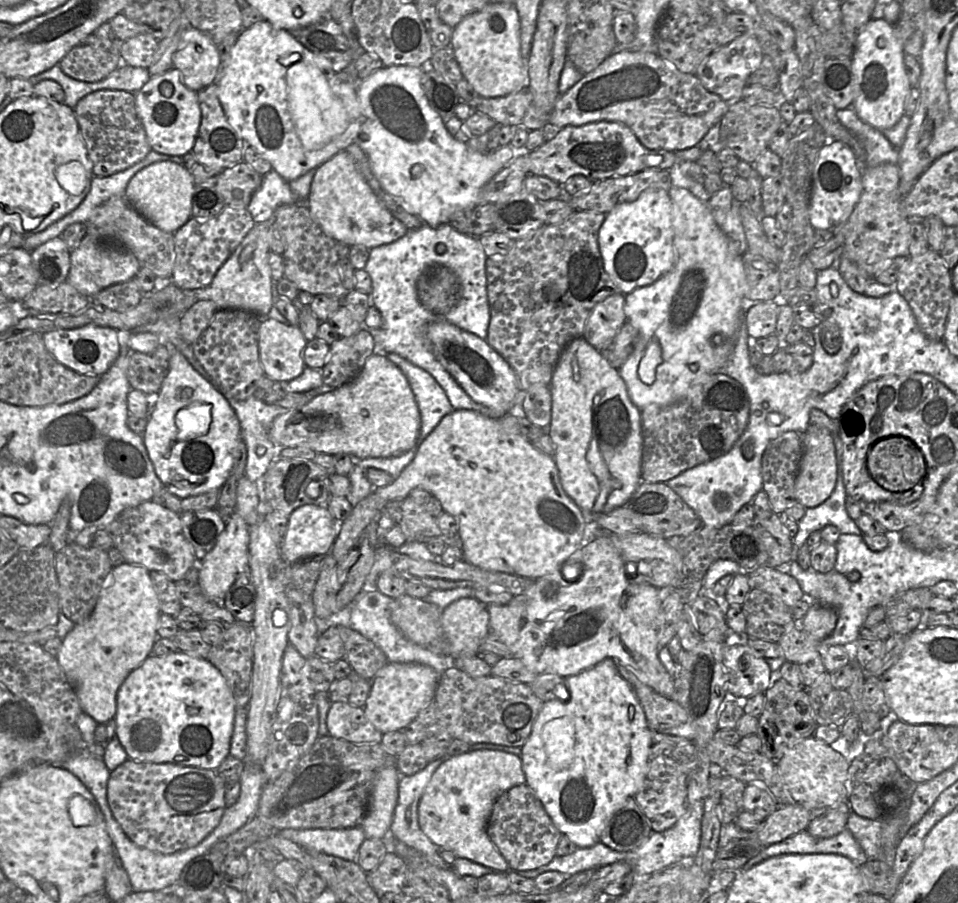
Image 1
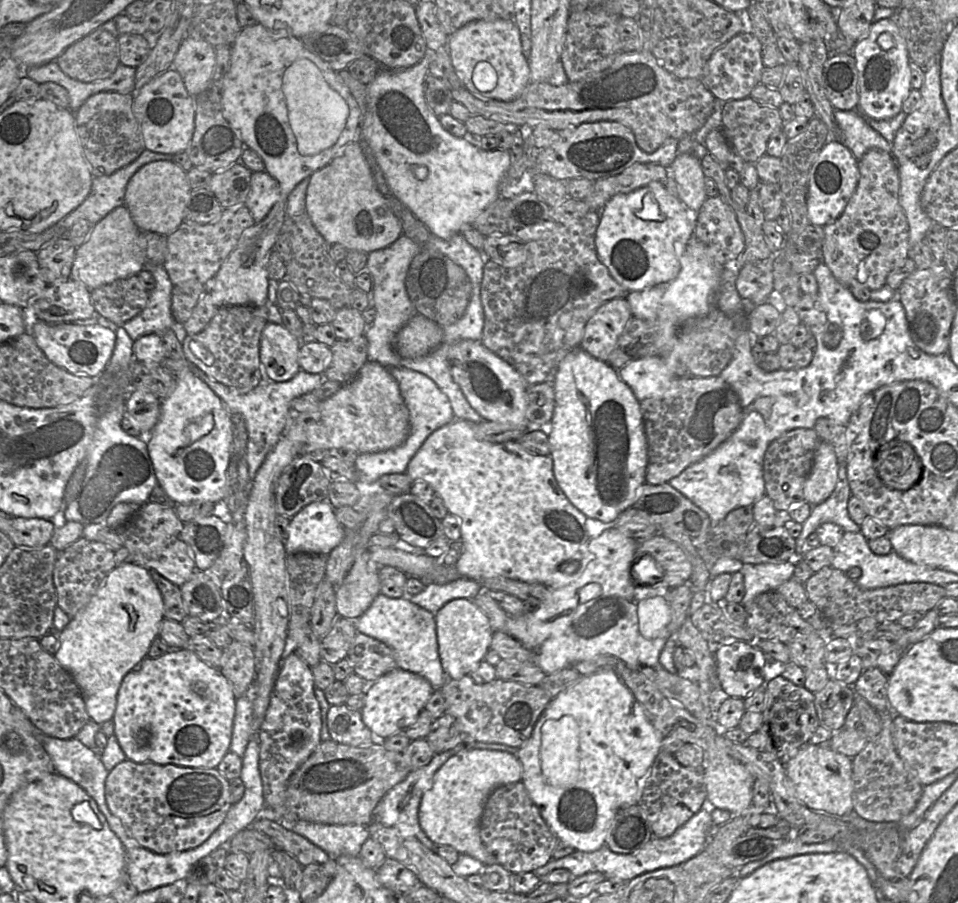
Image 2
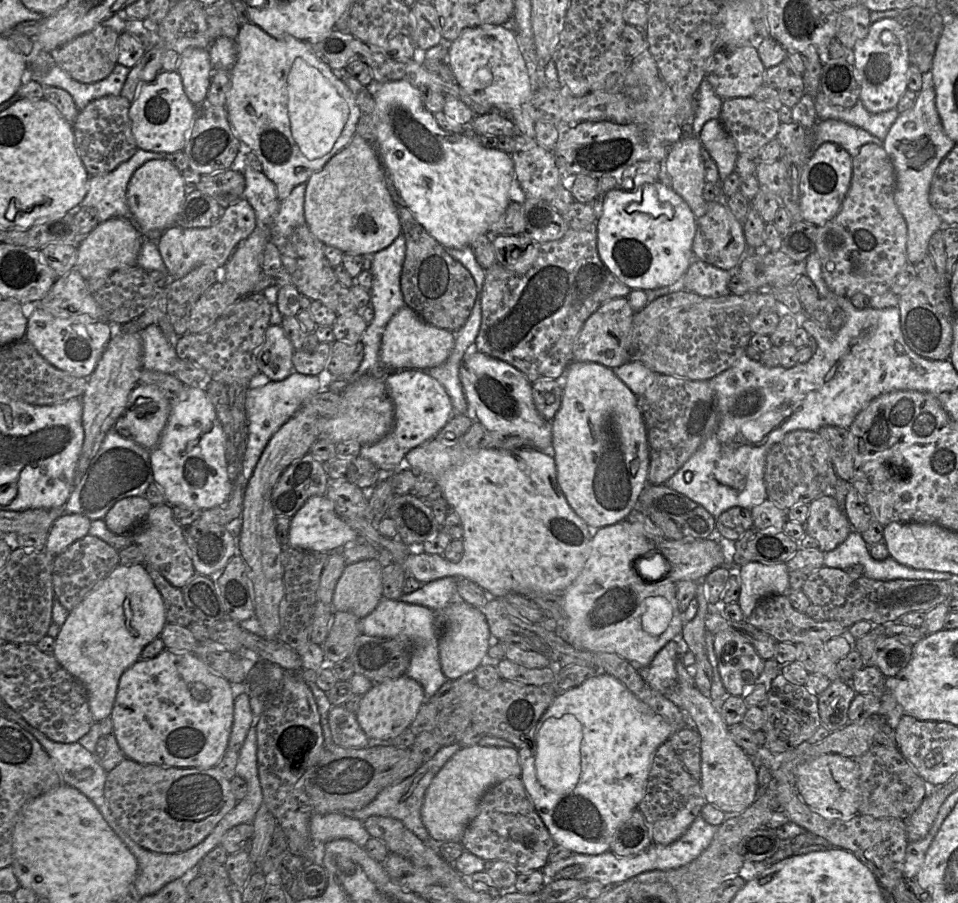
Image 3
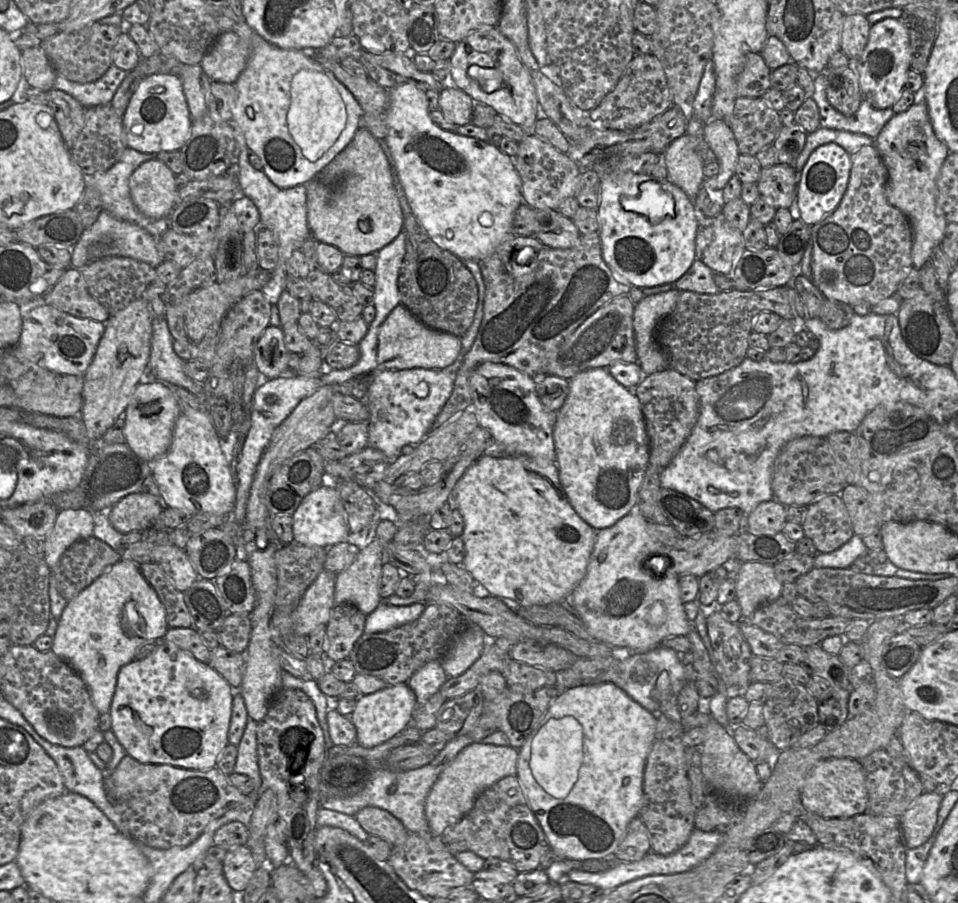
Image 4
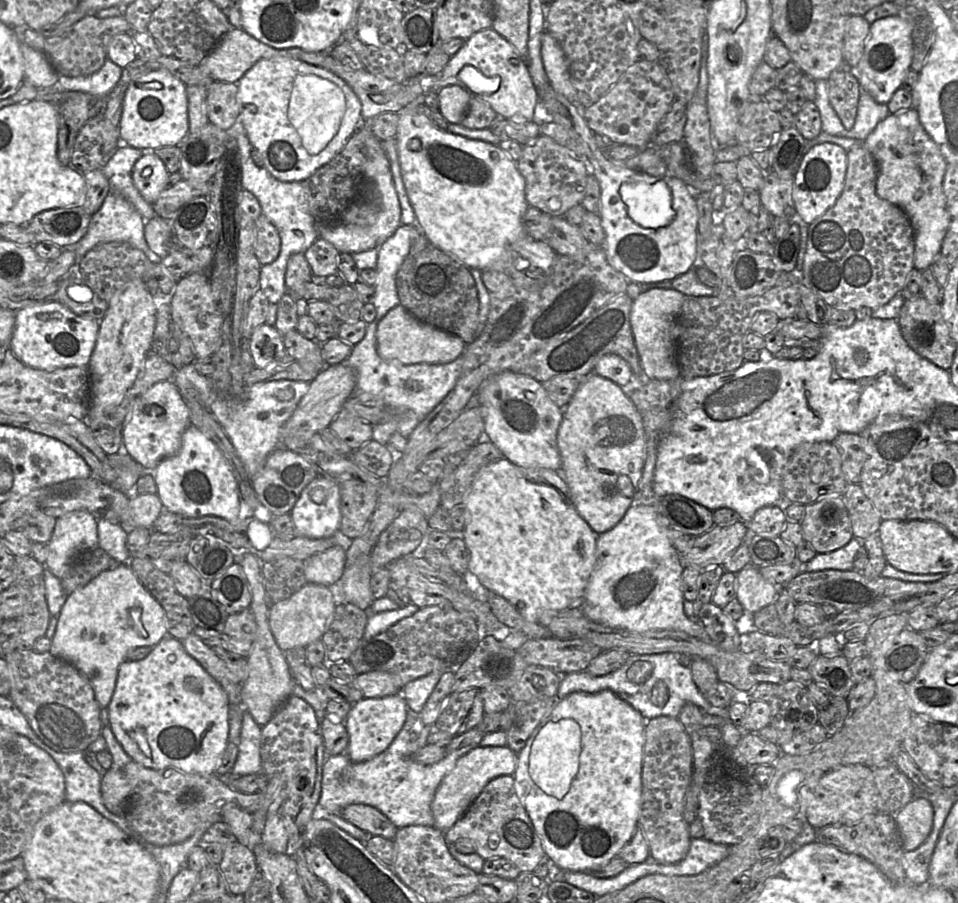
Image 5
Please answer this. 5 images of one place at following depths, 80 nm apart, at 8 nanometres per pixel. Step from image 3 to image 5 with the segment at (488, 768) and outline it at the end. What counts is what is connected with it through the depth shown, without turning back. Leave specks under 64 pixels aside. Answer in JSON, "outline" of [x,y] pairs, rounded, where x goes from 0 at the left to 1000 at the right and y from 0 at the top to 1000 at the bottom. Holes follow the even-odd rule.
{"outline":[[[499,826],[481,837],[474,852],[463,860],[454,878],[450,890],[453,916],[462,922],[468,920],[514,863],[521,859],[535,858],[540,846],[541,835],[530,826]]]}

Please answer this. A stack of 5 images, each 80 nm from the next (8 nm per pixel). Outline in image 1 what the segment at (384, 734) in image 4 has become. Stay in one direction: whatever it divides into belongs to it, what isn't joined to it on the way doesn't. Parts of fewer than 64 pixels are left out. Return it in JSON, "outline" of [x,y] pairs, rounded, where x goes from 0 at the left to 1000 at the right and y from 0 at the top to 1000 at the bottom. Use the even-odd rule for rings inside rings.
{"outline":[[[405,733],[387,753],[387,763],[379,783],[383,796],[399,813],[421,808],[453,776],[459,748],[443,735]]]}

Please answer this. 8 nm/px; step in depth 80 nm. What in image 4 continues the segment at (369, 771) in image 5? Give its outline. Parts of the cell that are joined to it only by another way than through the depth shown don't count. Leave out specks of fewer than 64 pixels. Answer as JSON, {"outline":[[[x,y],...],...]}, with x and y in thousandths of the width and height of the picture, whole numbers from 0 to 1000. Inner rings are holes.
{"outline":[[[413,814],[404,822],[389,828],[381,828],[375,824],[358,827],[348,826],[346,829],[341,831],[341,838],[353,836],[377,838],[385,845],[390,854],[380,873],[375,878],[361,884],[340,885],[336,887],[335,894],[368,905],[371,905],[374,898],[380,894],[394,894],[413,905],[426,921],[448,922],[450,919],[444,903],[446,882],[459,857],[473,844],[476,837],[484,828],[493,823],[494,822],[489,814],[474,817],[466,824],[466,826],[448,846],[439,850],[426,854],[411,854],[399,849],[399,845],[405,835],[409,831],[422,825],[420,814]]]}

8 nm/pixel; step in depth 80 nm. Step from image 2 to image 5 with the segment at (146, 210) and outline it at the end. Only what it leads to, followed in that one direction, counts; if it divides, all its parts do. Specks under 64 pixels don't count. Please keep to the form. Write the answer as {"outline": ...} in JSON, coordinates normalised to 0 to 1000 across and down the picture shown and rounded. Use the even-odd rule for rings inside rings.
{"outline":[[[149,172],[140,183],[138,198],[152,224],[160,227],[167,215],[176,207],[175,190],[170,178],[163,172]]]}

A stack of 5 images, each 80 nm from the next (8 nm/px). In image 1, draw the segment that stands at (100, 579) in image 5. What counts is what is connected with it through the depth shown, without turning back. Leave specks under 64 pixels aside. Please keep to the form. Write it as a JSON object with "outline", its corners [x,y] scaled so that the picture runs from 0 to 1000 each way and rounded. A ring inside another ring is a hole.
{"outline":[[[138,623],[118,628],[108,645],[97,679],[65,709],[58,730],[78,764],[85,785],[110,802],[122,787],[121,770],[135,745],[158,725],[166,705],[166,663],[157,632]]]}

